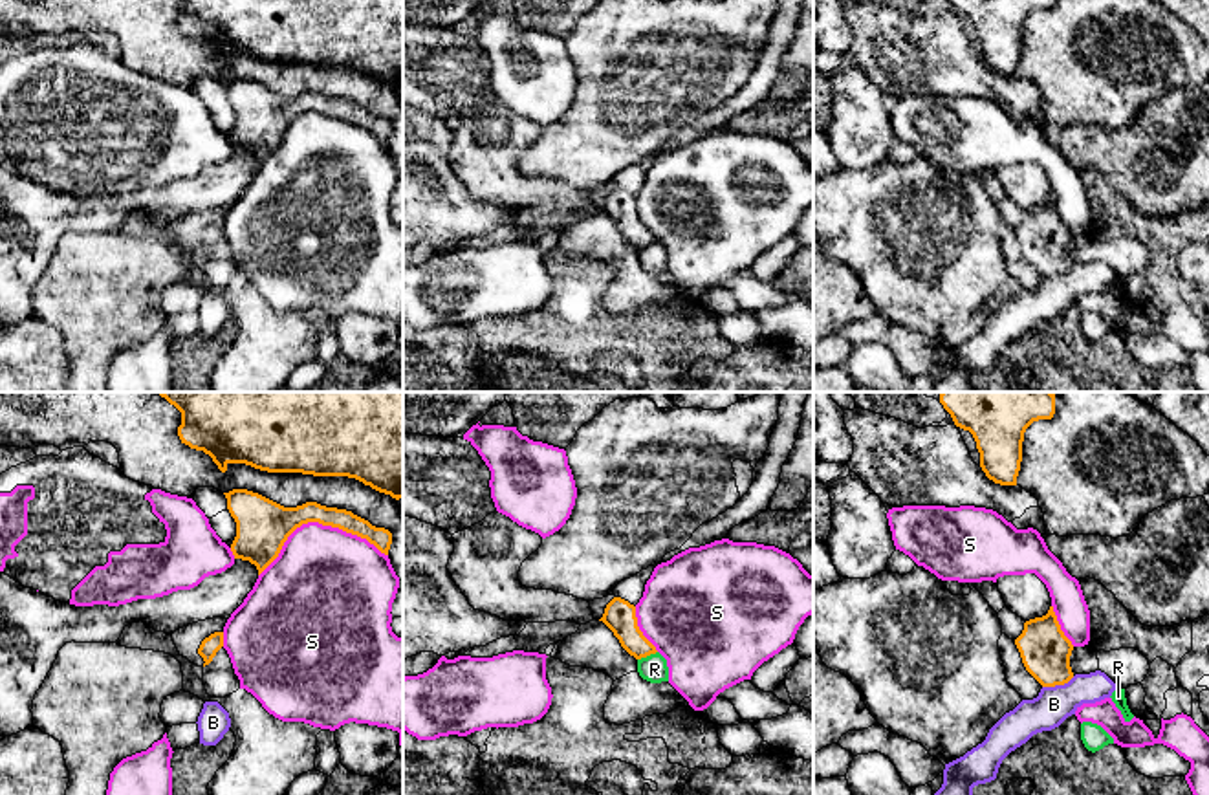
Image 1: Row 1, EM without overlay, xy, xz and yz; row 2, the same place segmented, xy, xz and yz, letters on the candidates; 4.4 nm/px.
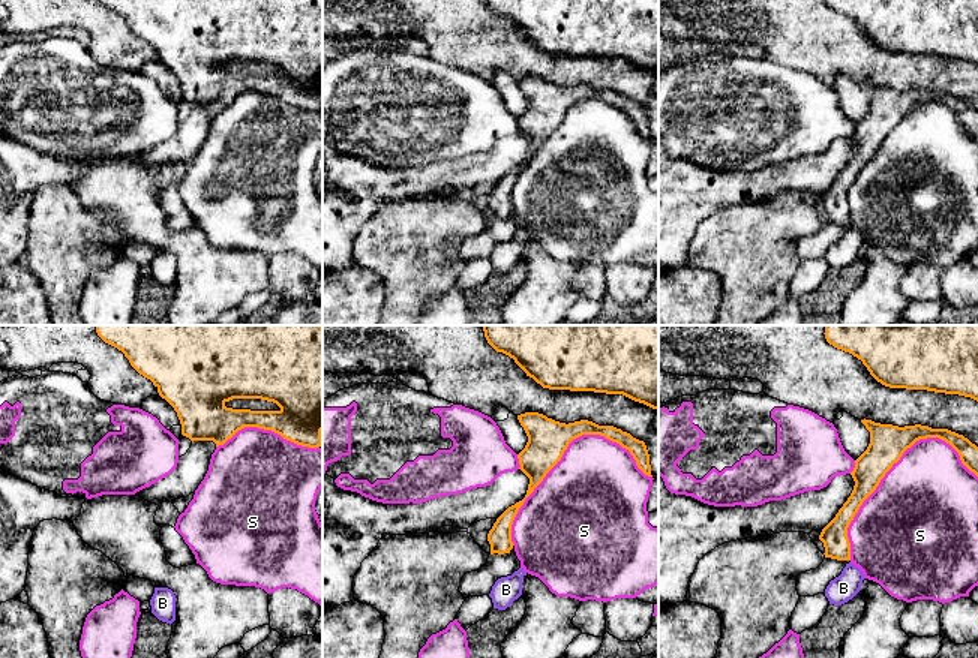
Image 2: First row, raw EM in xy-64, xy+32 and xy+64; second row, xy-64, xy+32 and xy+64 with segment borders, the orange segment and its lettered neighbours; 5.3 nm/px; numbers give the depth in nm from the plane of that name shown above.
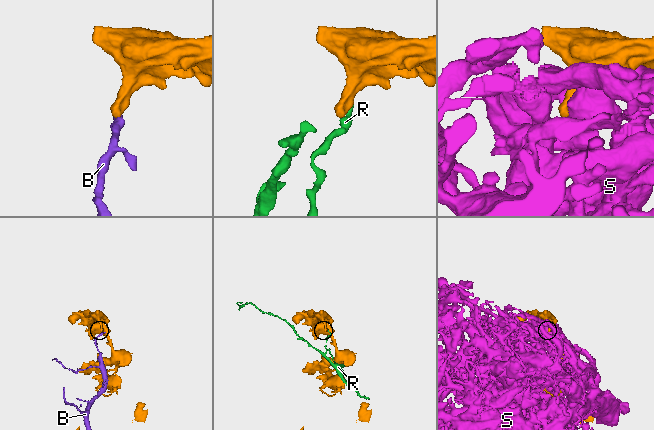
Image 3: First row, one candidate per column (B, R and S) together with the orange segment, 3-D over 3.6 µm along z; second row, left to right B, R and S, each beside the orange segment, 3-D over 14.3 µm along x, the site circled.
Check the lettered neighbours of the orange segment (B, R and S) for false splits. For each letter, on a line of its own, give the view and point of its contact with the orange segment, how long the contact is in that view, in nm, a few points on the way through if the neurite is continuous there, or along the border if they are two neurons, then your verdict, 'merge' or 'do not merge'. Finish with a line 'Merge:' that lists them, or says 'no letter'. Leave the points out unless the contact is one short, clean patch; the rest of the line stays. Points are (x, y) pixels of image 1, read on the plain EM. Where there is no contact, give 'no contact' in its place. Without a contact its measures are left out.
B: yz (1057, 273) | 150 nm | along yz (1074, 266), (1063, 273), (1043, 277) | do not merge
R: xz (647, 244) | 100 nm | along xz (656, 240), (638, 250) | do not merge
S: xy (317, 110) | 600 nm | do not merge
Merge: no letter

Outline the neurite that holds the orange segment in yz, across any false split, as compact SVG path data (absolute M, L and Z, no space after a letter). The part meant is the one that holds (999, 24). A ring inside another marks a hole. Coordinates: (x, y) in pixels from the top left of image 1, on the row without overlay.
M947 0L956 16L969 20L980 42L980 57L1000 75L1017 75L1026 18L1051 9L1055 0Z

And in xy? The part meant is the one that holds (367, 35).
M180 0L178 26L203 40L222 62L229 53L245 53L267 62L348 66L372 79L403 88L403 0Z

